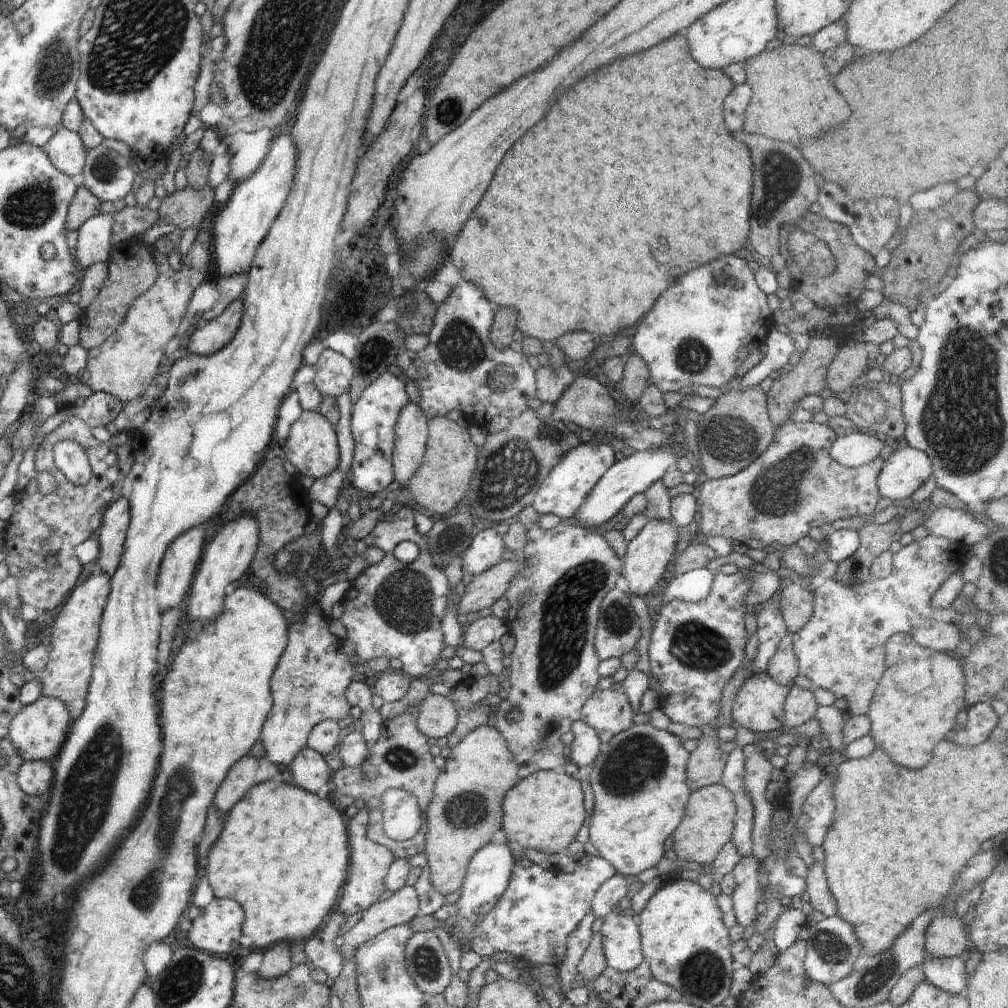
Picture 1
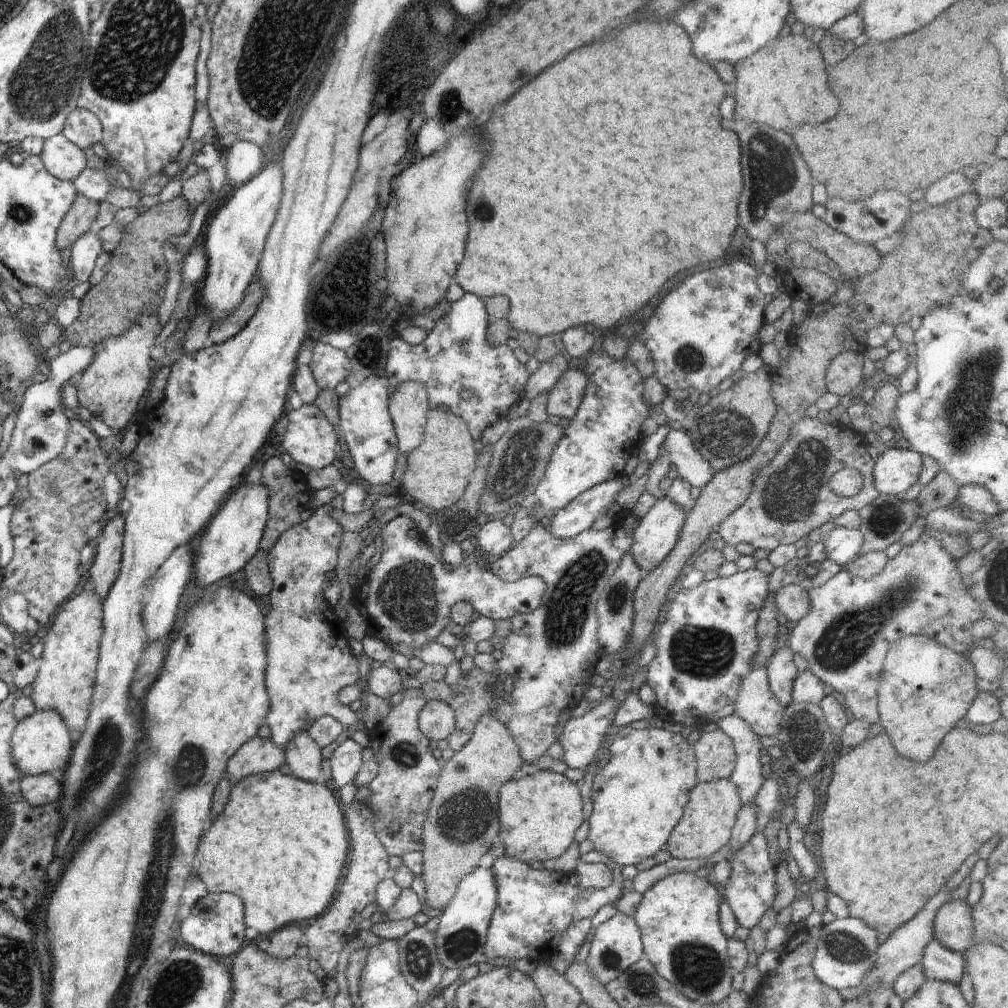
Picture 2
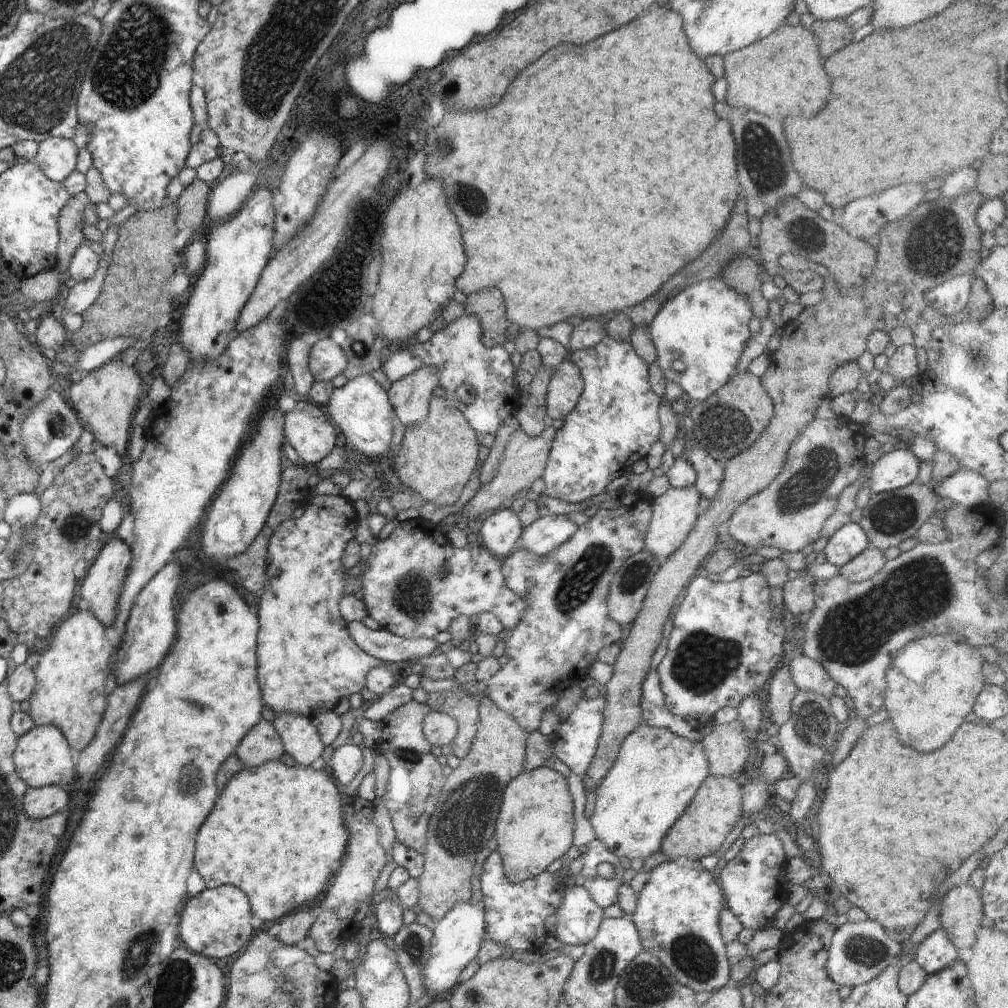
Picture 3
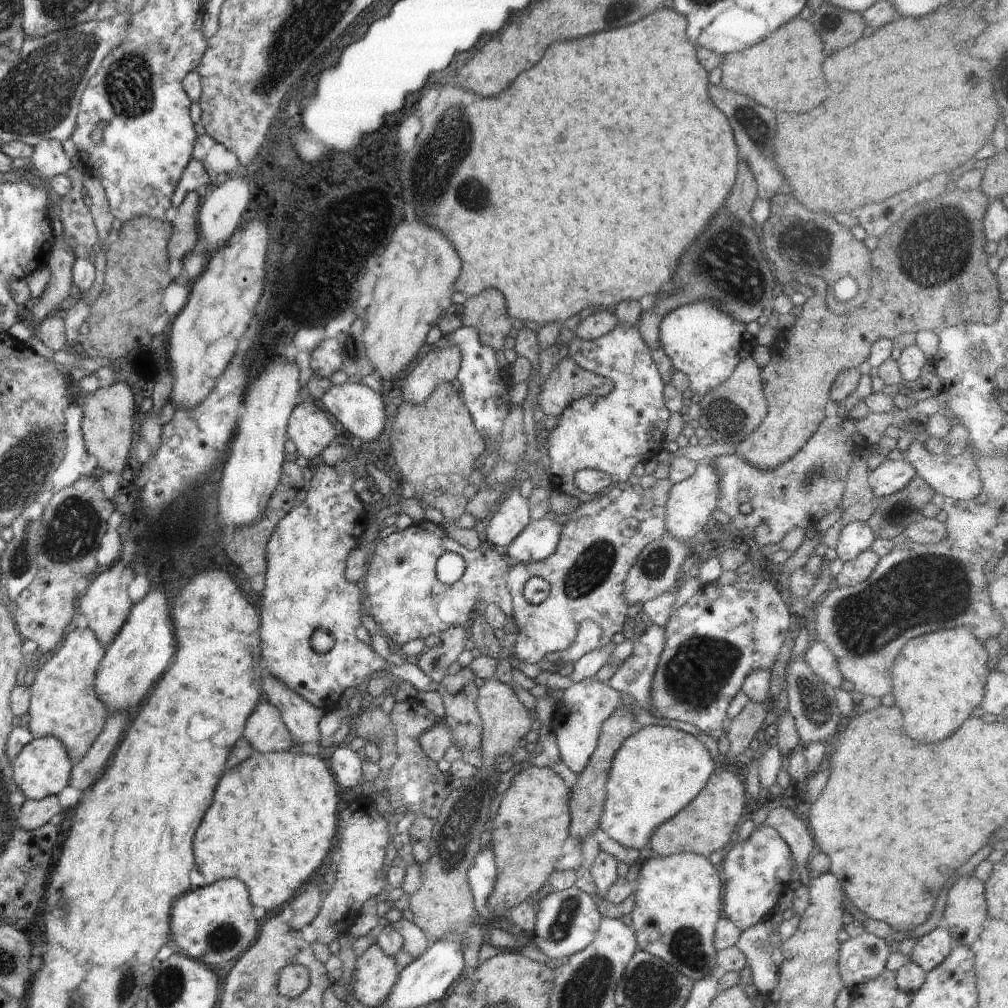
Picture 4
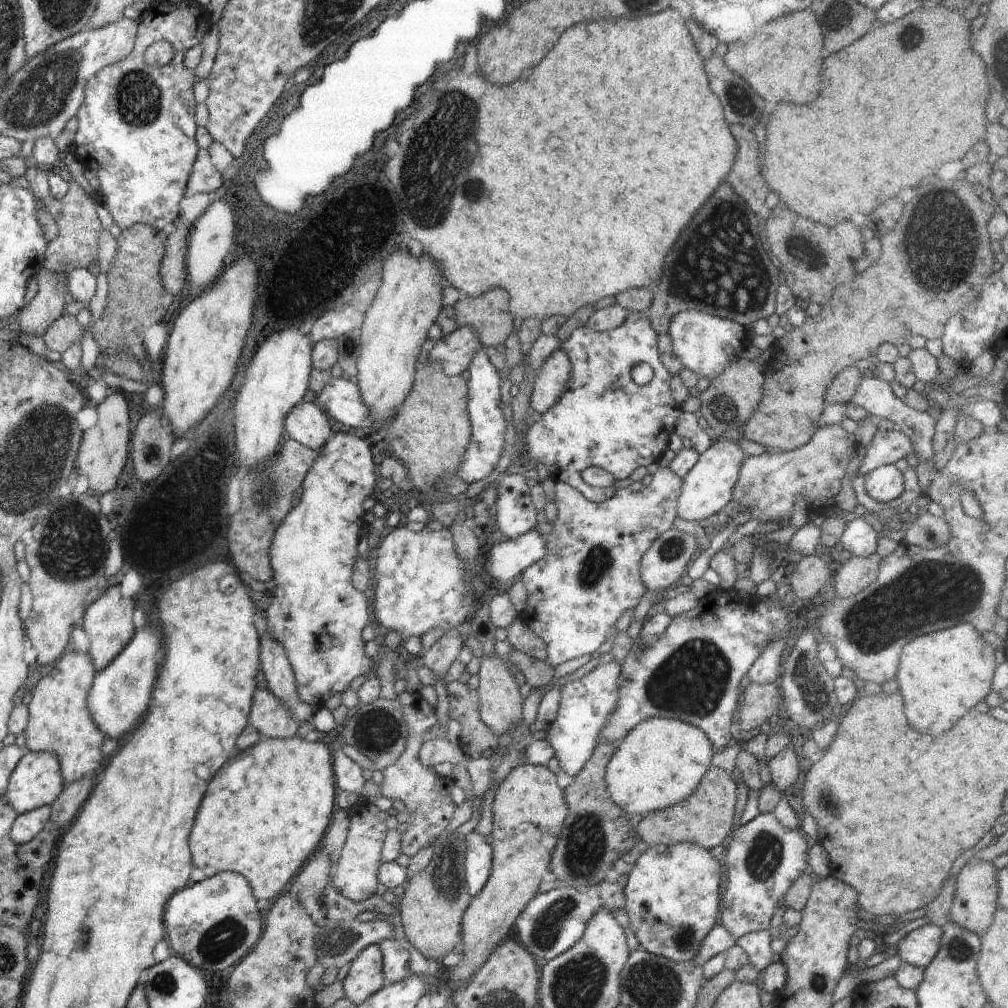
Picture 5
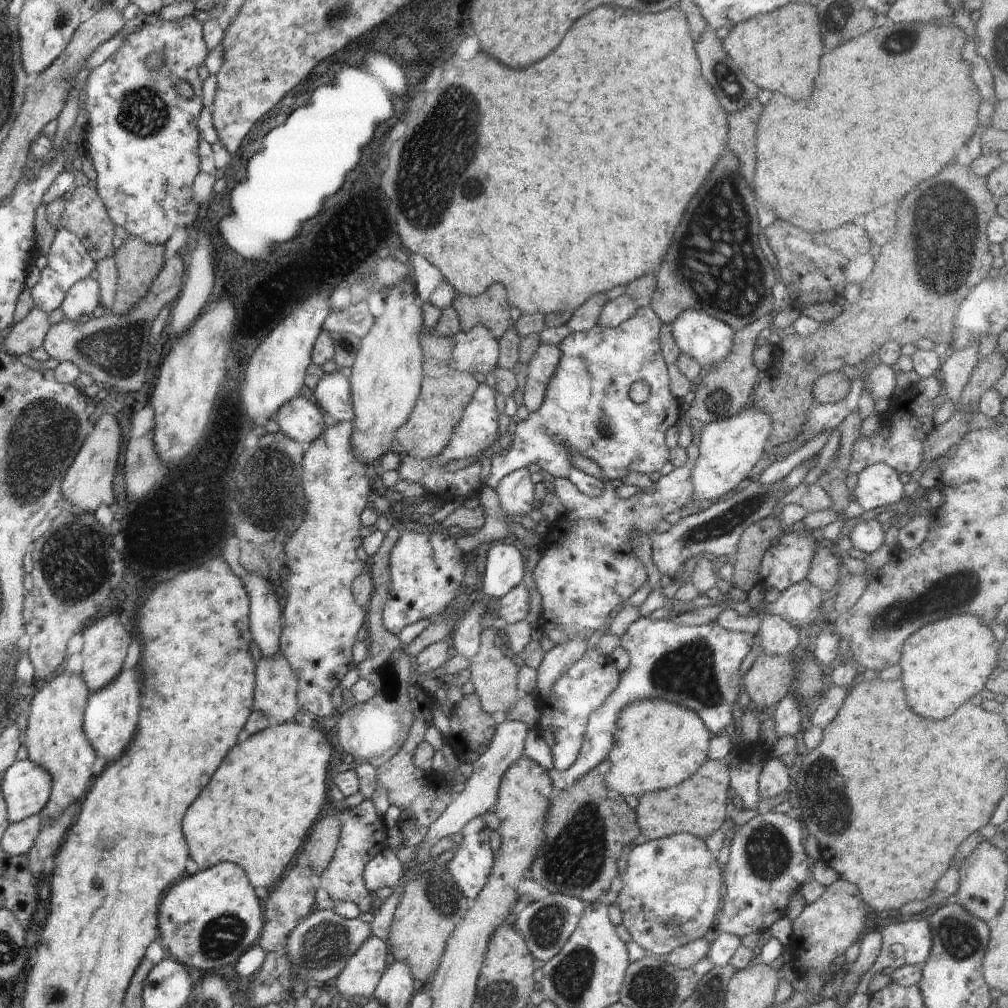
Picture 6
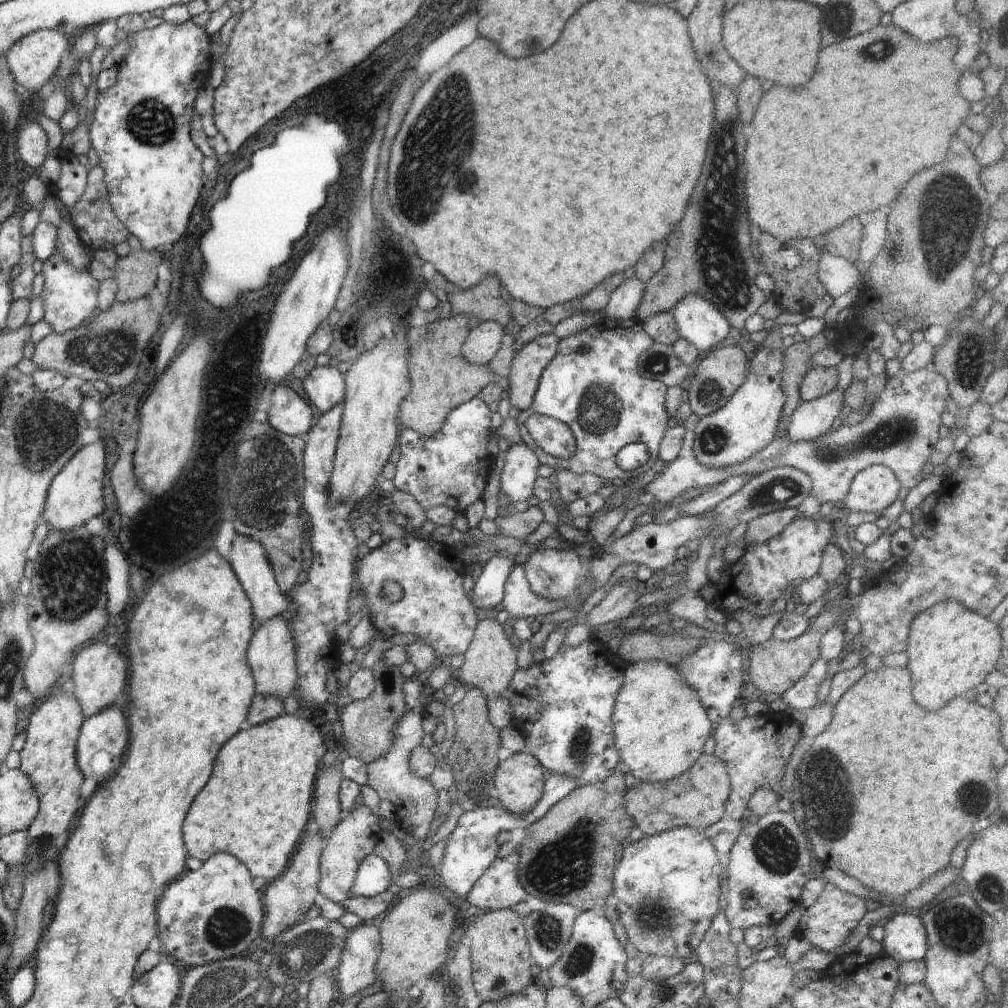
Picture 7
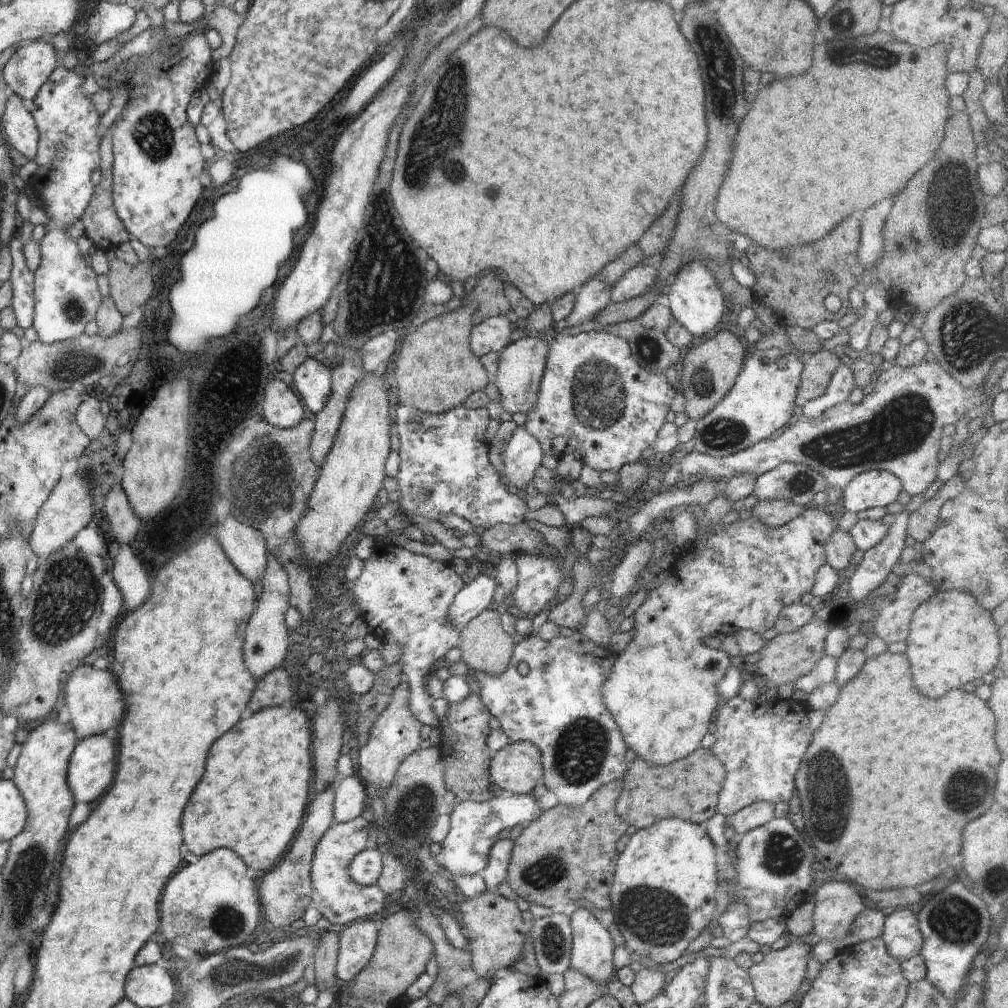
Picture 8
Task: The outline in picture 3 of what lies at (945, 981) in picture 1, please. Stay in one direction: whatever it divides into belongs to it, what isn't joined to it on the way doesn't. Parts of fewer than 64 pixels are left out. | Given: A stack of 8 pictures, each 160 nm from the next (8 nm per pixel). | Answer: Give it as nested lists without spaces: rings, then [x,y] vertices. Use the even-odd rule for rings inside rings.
[[[942,927],[931,932],[919,946],[915,948],[914,961],[918,963],[928,975],[950,966],[959,958],[958,949],[948,940]]]

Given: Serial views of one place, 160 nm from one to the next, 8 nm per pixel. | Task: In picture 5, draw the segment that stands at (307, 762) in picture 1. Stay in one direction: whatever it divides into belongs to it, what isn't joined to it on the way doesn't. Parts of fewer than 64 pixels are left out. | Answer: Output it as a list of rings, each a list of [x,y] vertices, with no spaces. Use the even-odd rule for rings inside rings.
[[[268,631],[260,634],[260,664],[267,688],[291,710],[299,724],[310,721],[318,708],[299,699],[295,674],[284,647]]]

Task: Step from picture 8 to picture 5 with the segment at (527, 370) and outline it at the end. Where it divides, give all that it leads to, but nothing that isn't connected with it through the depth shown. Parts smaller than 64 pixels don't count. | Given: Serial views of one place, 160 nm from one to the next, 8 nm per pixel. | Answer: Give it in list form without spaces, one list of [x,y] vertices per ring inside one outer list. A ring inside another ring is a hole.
[[[555,350],[535,373],[531,407],[534,411],[545,413],[550,410],[560,395],[566,390],[571,377],[571,362],[567,353]]]

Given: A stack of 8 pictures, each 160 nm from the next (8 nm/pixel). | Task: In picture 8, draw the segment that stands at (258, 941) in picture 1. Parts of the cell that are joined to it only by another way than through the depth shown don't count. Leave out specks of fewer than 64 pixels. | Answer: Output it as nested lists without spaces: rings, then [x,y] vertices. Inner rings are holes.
[[[290,704],[271,706],[253,712],[248,720],[242,718],[232,730],[228,730],[228,734],[224,734],[220,740],[216,740],[212,744],[212,750],[208,752],[208,760],[206,760],[206,766],[204,766],[204,776],[196,784],[196,788],[194,788],[190,800],[188,800],[188,806],[184,808],[184,814],[182,814],[182,836],[184,836],[184,842],[186,842],[186,846],[188,846],[188,850],[192,854],[204,856],[215,848],[226,848],[234,850],[246,863],[247,867],[254,868],[260,874],[273,870],[273,866],[279,862],[290,841],[294,838],[306,812],[308,790],[310,790],[310,776],[312,776],[312,744],[310,744],[312,736],[310,736],[310,724],[311,721],[306,718],[306,713],[299,708]]]

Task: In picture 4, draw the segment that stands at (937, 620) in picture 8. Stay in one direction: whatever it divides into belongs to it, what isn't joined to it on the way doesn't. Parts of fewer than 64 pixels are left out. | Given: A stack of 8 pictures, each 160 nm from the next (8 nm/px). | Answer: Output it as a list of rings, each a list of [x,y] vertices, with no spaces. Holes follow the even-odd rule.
[[[968,626],[956,629],[940,630],[932,634],[918,636],[910,640],[898,654],[892,670],[894,698],[896,706],[904,714],[904,730],[910,738],[916,742],[932,744],[946,740],[952,736],[972,714],[974,708],[978,708],[984,699],[988,676],[992,670],[988,668],[988,654],[972,635]]]

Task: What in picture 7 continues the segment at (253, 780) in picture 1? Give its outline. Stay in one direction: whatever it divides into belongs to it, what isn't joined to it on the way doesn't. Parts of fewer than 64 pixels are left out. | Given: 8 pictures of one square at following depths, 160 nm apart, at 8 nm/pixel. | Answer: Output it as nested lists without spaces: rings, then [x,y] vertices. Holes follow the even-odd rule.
[[[282,614],[266,619],[266,622],[258,626],[257,630],[253,630],[250,650],[248,650],[248,664],[250,664],[256,692],[277,696],[281,701],[290,695],[299,680],[295,657],[295,640],[288,627],[289,625],[282,618]]]

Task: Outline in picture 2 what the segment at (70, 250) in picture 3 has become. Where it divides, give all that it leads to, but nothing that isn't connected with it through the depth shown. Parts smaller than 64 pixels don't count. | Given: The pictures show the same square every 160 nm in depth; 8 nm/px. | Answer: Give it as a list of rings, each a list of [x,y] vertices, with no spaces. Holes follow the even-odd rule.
[[[77,193],[70,210],[64,216],[57,230],[54,245],[59,251],[68,250],[83,234],[92,228],[98,214],[99,204]]]

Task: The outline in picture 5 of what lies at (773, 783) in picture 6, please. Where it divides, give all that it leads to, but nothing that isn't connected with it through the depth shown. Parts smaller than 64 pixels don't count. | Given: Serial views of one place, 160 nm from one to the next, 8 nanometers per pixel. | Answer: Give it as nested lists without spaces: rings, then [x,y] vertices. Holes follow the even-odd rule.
[[[790,745],[781,750],[776,756],[771,758],[769,762],[770,778],[772,784],[778,788],[778,791],[788,790],[790,786],[794,786],[794,782],[800,776],[800,767],[793,747]]]

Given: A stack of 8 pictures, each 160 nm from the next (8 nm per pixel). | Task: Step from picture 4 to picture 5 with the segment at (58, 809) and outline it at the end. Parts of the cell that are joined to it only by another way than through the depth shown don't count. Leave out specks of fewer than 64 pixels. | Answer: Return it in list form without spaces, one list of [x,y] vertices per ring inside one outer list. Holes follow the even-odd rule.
[[[50,807],[39,809],[18,815],[9,830],[9,837],[14,844],[23,845],[33,839],[39,832],[45,830],[51,813]]]

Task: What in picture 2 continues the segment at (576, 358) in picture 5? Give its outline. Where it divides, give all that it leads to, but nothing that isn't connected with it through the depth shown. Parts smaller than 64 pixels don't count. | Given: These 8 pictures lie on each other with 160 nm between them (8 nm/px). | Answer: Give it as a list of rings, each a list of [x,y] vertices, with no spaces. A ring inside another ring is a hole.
[[[603,349],[591,351],[584,358],[586,358],[584,374],[587,376],[587,383],[584,387],[582,402],[552,451],[542,480],[534,491],[538,502],[545,510],[555,510],[555,512],[562,510],[571,500],[588,489],[622,475],[629,454],[639,451],[642,439],[645,437],[642,433],[642,424],[649,417],[648,410],[651,405],[644,396],[644,379],[633,362],[629,361],[627,356],[614,360]]]

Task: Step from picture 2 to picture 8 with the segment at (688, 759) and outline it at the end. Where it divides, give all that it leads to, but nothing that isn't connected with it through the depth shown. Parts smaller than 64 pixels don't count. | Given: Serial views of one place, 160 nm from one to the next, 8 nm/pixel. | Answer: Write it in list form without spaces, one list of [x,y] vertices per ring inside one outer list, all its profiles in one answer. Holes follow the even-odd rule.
[[[816,506],[807,507],[800,516],[779,527],[769,527],[754,516],[749,516],[745,520],[734,521],[728,526],[723,526],[720,522],[713,529],[706,530],[706,534],[702,534],[700,540],[697,540],[698,543],[695,543],[695,541],[692,543],[691,546],[695,546],[693,553],[680,555],[676,560],[673,560],[672,568],[674,570],[665,579],[660,580],[656,574],[649,575],[646,598],[633,614],[634,625],[631,629],[633,636],[625,646],[625,649],[616,655],[616,660],[613,662],[604,684],[601,686],[604,706],[606,706],[612,718],[620,727],[624,742],[626,742],[628,748],[632,748],[640,758],[644,758],[644,760],[648,760],[648,762],[652,762],[655,765],[676,762],[676,760],[692,754],[696,748],[700,748],[700,742],[706,736],[706,732],[711,732],[712,721],[721,701],[718,683],[725,677],[733,662],[733,659],[723,650],[713,649],[712,646],[706,645],[703,640],[716,635],[730,636],[734,633],[737,634],[740,630],[749,629],[756,634],[763,635],[766,630],[770,630],[774,626],[776,619],[784,609],[790,605],[806,602],[813,589],[817,570],[825,563],[826,541],[837,526],[837,521],[832,515],[828,514],[825,509]]]

